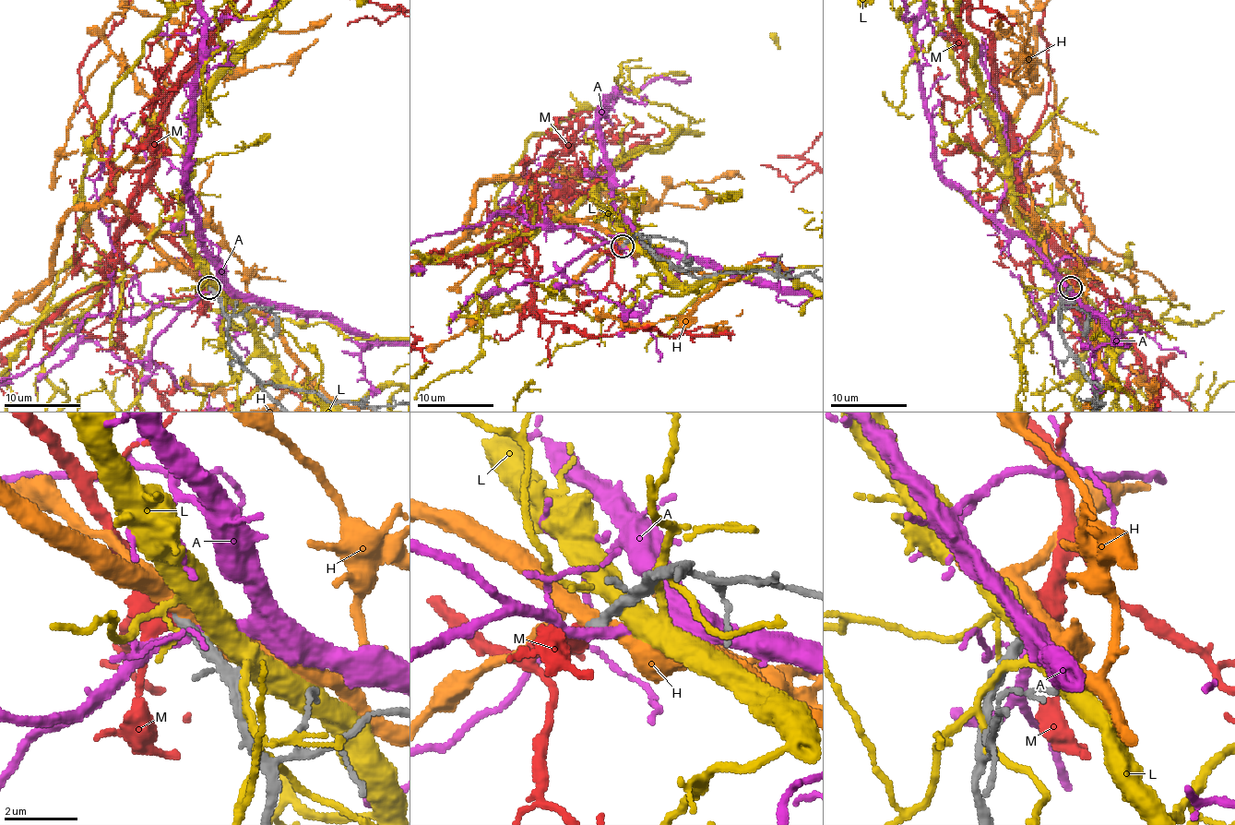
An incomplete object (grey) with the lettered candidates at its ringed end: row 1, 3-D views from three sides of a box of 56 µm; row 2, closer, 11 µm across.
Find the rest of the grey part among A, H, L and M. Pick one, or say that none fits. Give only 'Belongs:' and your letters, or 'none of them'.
Belongs: M

